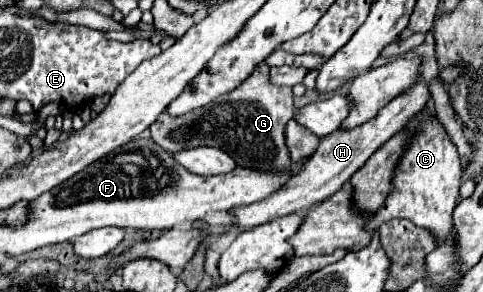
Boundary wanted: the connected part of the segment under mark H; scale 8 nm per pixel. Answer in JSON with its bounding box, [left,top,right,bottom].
[231,82,431,230]

